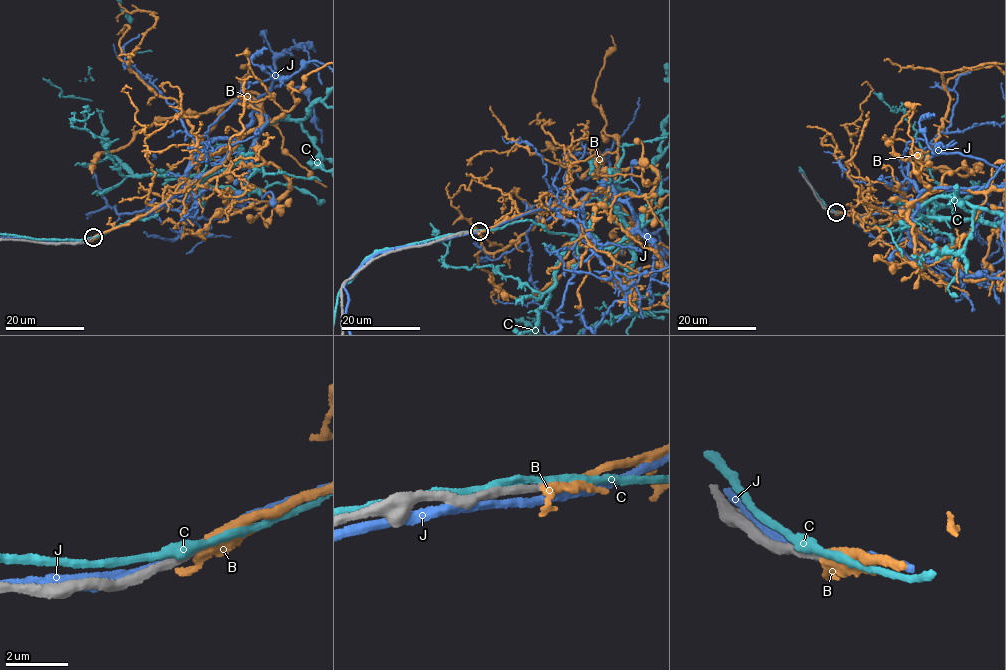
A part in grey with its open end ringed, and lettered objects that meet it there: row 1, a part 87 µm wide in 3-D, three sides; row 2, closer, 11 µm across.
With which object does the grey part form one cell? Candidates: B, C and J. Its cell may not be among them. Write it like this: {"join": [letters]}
{"join": ["B"]}

